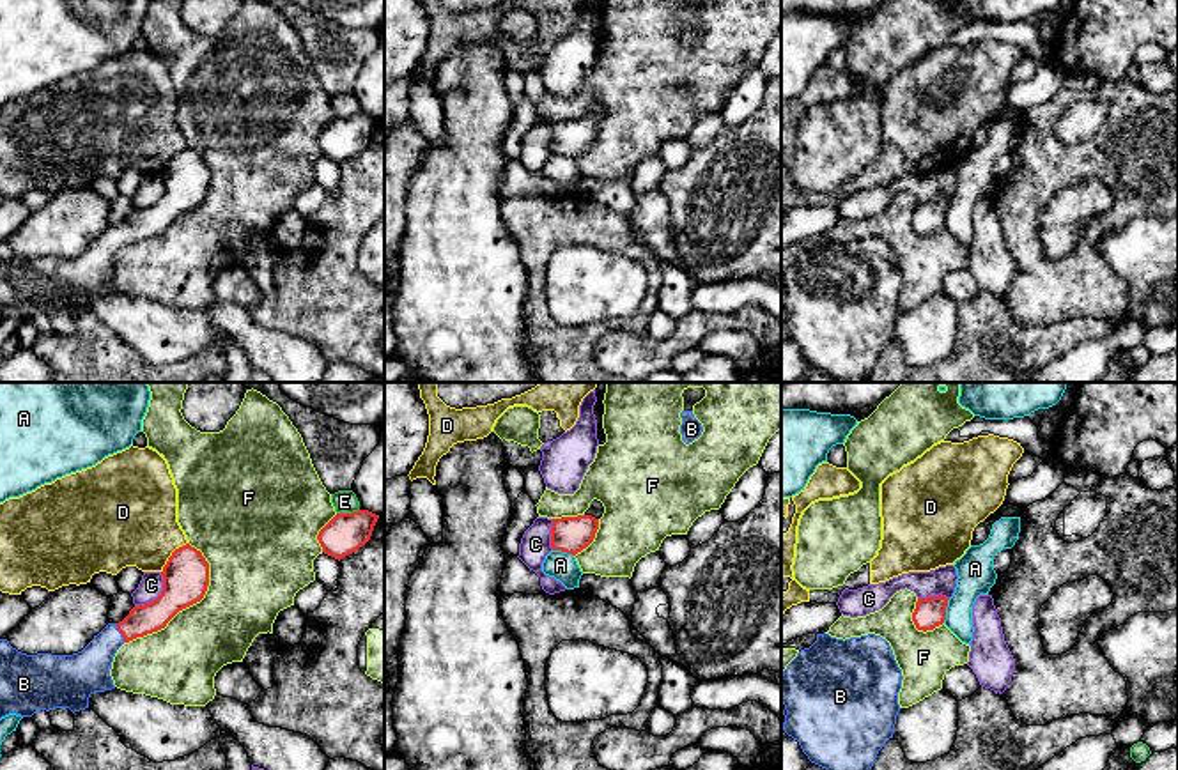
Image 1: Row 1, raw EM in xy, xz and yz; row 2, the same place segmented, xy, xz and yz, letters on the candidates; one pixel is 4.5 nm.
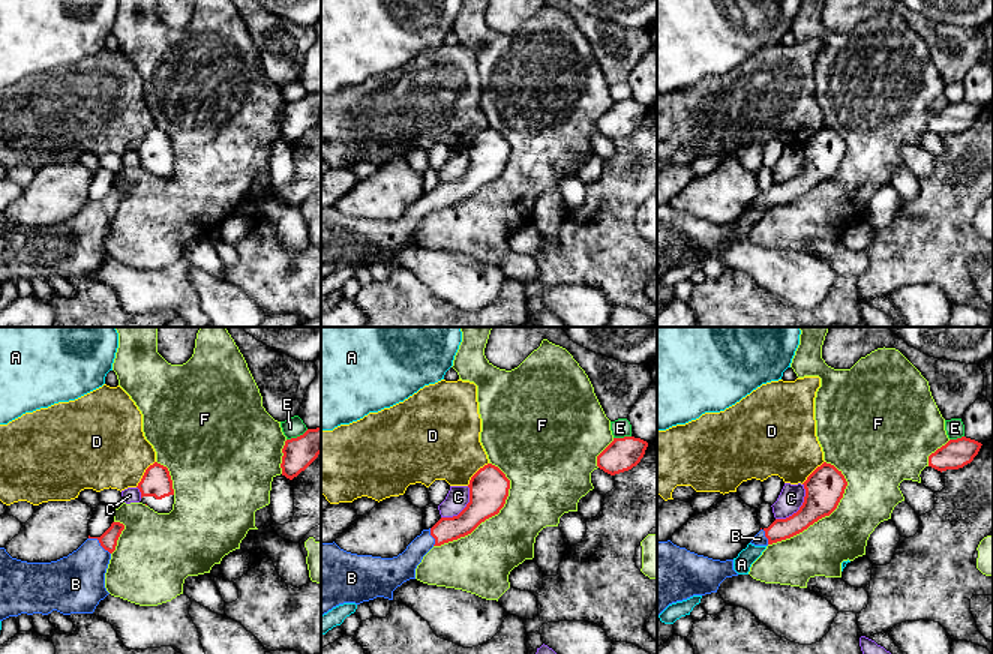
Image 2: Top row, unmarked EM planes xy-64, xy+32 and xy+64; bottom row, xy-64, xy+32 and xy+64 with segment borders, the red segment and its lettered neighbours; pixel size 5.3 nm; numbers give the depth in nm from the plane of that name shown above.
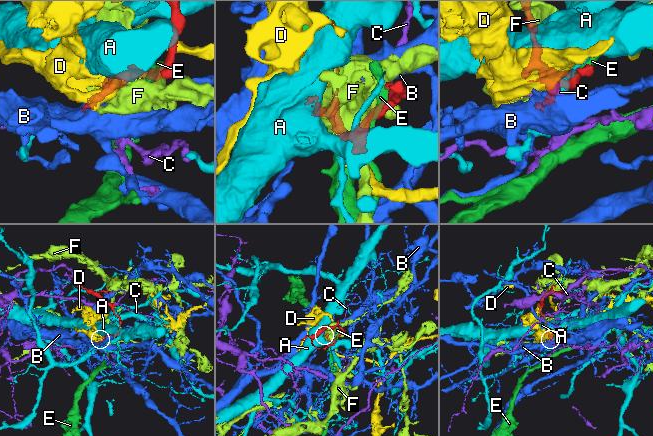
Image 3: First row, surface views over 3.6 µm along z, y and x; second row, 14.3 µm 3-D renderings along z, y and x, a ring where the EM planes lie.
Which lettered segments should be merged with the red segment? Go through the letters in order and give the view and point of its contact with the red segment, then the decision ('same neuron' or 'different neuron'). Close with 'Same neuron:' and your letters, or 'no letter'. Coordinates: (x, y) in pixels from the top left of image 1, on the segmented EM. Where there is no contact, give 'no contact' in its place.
A: contact yz (945, 611); different neuron
B: contact xy (119, 631); same neuron
C: contact xy (160, 595); different neuron
D: contact xy (170, 556); different neuron
E: contact xy (348, 514); different neuron
F: contact xy (186, 606); different neuron
Same neuron: B

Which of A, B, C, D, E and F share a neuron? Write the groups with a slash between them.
A / B / C / D / E / F

